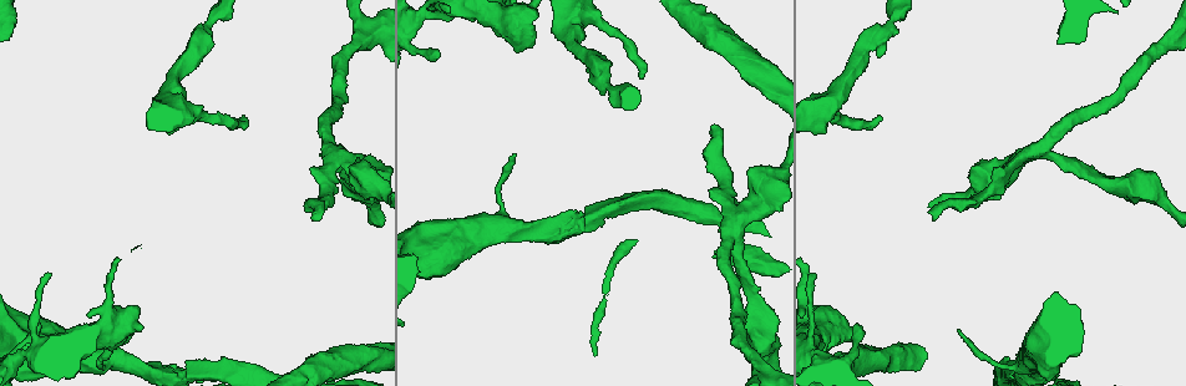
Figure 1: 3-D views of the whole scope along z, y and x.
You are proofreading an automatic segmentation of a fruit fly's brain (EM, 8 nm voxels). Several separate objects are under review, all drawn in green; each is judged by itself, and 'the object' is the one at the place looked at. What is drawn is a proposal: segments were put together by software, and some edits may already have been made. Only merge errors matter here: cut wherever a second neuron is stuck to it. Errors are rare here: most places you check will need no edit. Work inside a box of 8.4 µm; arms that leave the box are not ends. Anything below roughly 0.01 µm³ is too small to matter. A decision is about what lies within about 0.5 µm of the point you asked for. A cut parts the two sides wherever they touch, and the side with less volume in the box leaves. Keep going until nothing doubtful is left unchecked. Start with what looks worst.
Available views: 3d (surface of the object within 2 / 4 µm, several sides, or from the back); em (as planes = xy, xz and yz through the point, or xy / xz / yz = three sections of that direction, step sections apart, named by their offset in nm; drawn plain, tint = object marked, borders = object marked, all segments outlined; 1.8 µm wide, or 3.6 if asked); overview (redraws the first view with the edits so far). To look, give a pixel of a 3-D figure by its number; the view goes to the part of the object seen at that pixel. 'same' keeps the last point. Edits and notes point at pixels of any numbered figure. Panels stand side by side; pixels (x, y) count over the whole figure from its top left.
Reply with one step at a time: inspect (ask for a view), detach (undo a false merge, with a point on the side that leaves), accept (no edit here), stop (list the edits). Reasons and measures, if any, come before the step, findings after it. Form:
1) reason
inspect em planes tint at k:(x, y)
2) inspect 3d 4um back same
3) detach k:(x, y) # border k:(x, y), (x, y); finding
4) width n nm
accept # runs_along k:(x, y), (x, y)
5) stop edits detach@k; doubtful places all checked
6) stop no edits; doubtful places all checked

four-way junction
inspect em planes tint at 1:(327, 147)

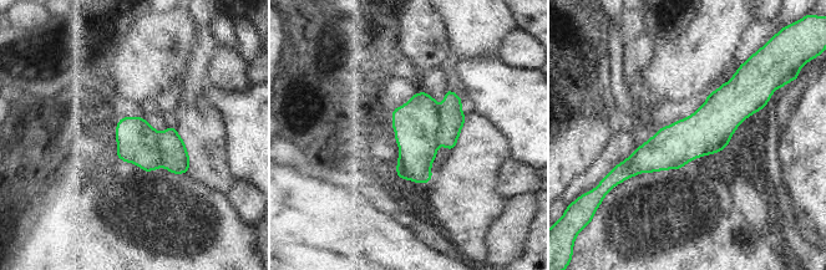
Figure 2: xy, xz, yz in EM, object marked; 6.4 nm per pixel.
width 280 nm
detach 2:(417, 123) # part_leaving 2:(751, 97), (624, 174); two neurons meet here

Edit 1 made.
inspect overview

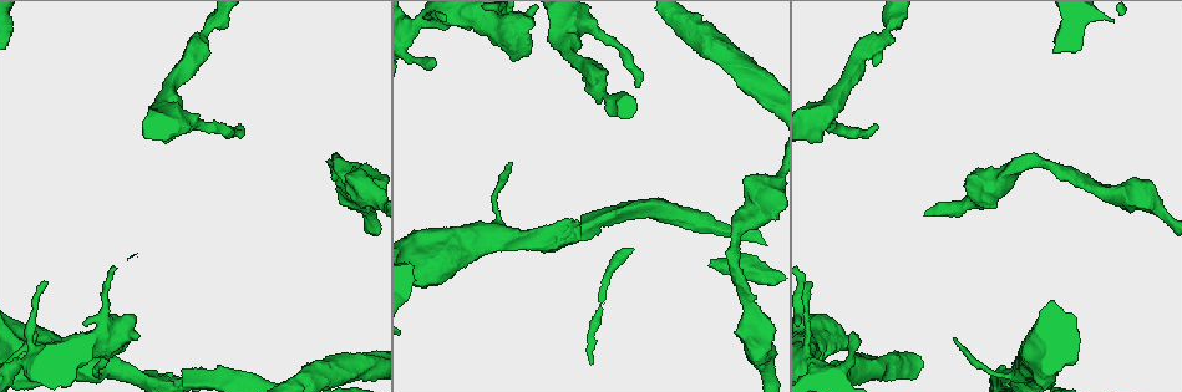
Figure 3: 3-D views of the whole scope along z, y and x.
small branch off a trunk
inspect 3d 4um at 3:(416, 28)

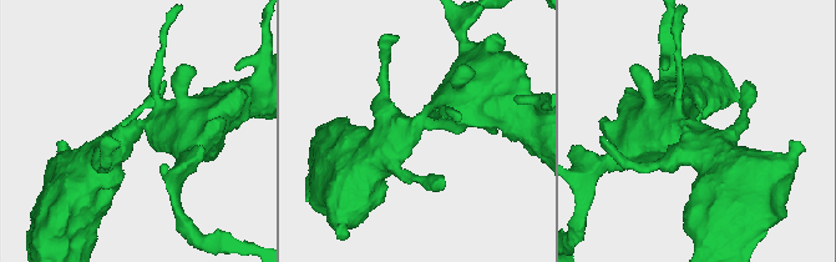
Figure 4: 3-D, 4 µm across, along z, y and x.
arms 4
inspect em planes tint at 4:(413, 132)

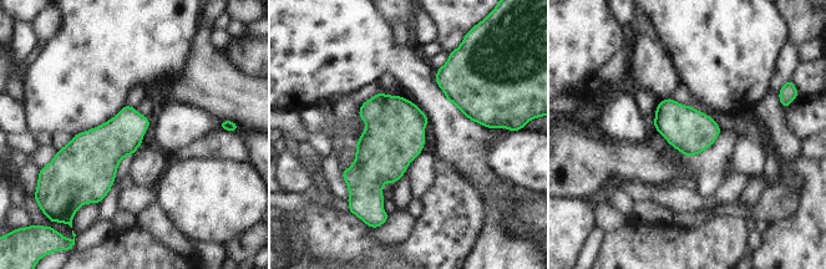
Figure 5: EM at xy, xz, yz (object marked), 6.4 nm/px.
accept # one neuron here

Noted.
abrupt turn
inspect 3d 4um back at 3:(509, 241)

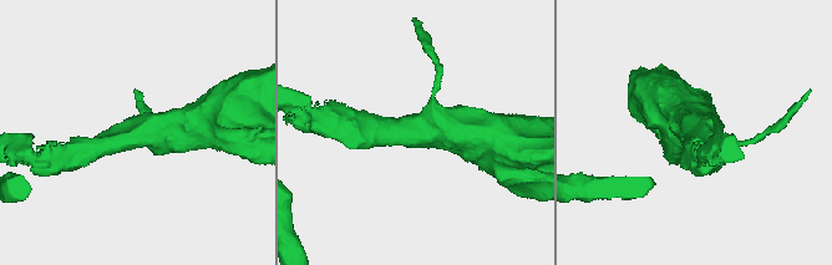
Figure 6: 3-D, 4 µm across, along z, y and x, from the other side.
arms 3
inspect em 3.6um planes tint at 6:(416, 130)

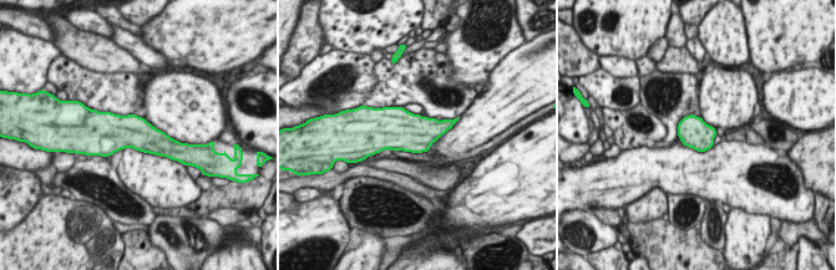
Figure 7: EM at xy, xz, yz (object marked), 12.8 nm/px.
width 380 nm
accept # continuous, no second neuron

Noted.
stop edits detach@2; doubtful places all checked

